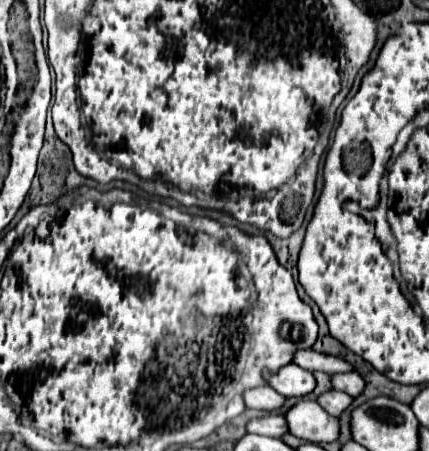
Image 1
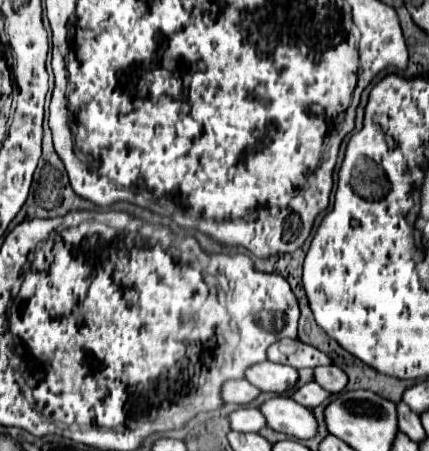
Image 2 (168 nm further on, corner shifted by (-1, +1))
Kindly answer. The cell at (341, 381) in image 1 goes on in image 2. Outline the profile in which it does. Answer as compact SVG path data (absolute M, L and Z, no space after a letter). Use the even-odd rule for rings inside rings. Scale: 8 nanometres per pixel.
M329 365L329 367L317 367L315 369L315 381L331 391L331 393L341 393L347 387L347 375L343 369L339 369L337 365Z

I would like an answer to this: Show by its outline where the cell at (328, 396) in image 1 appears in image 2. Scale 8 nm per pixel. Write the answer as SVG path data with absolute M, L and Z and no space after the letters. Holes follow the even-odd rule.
M313 381L313 383L307 383L307 385L297 387L291 397L293 397L297 403L301 403L303 407L315 409L315 407L321 405L325 399L329 399L331 393L329 393L329 391L323 391L323 387L319 387L319 385Z

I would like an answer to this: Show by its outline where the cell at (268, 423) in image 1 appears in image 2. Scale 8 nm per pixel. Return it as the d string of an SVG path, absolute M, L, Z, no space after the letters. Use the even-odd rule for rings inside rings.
M241 407L233 411L229 415L229 421L231 421L231 429L239 433L259 433L267 425L267 421L263 419L263 413L251 407Z

